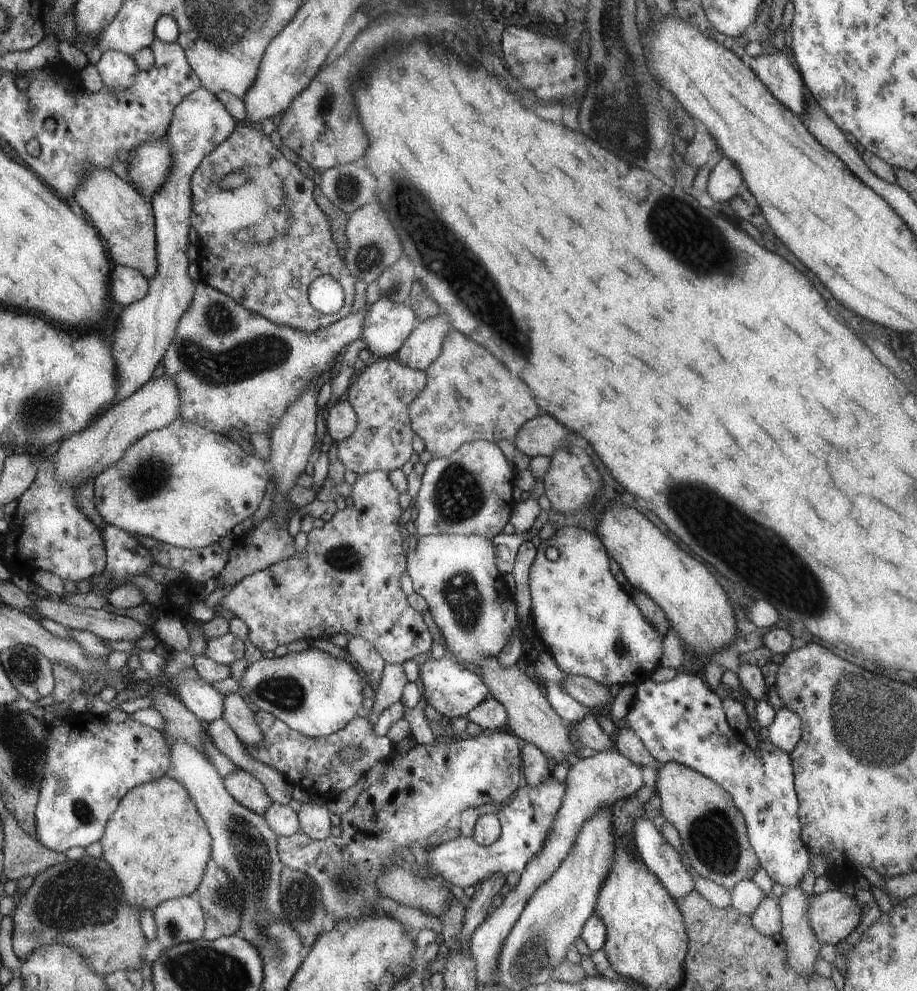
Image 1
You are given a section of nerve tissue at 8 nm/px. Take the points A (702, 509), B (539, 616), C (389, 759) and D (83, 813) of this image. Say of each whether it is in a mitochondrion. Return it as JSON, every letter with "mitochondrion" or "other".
{"A":"mitochondrion","B":"other","C":"other","D":"mitochondrion"}

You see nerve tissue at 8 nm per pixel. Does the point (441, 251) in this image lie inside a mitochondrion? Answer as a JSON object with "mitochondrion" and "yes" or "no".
{"mitochondrion":"yes"}

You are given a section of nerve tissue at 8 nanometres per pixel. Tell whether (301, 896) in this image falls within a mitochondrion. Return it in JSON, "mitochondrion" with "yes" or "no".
{"mitochondrion":"yes"}

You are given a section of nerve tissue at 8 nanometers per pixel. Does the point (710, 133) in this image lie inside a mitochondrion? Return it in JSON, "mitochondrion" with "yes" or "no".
{"mitochondrion":"no"}

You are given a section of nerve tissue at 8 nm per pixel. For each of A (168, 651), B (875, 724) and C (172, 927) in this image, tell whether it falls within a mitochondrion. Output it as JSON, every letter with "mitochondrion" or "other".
{"A":"other","B":"mitochondrion","C":"mitochondrion"}

